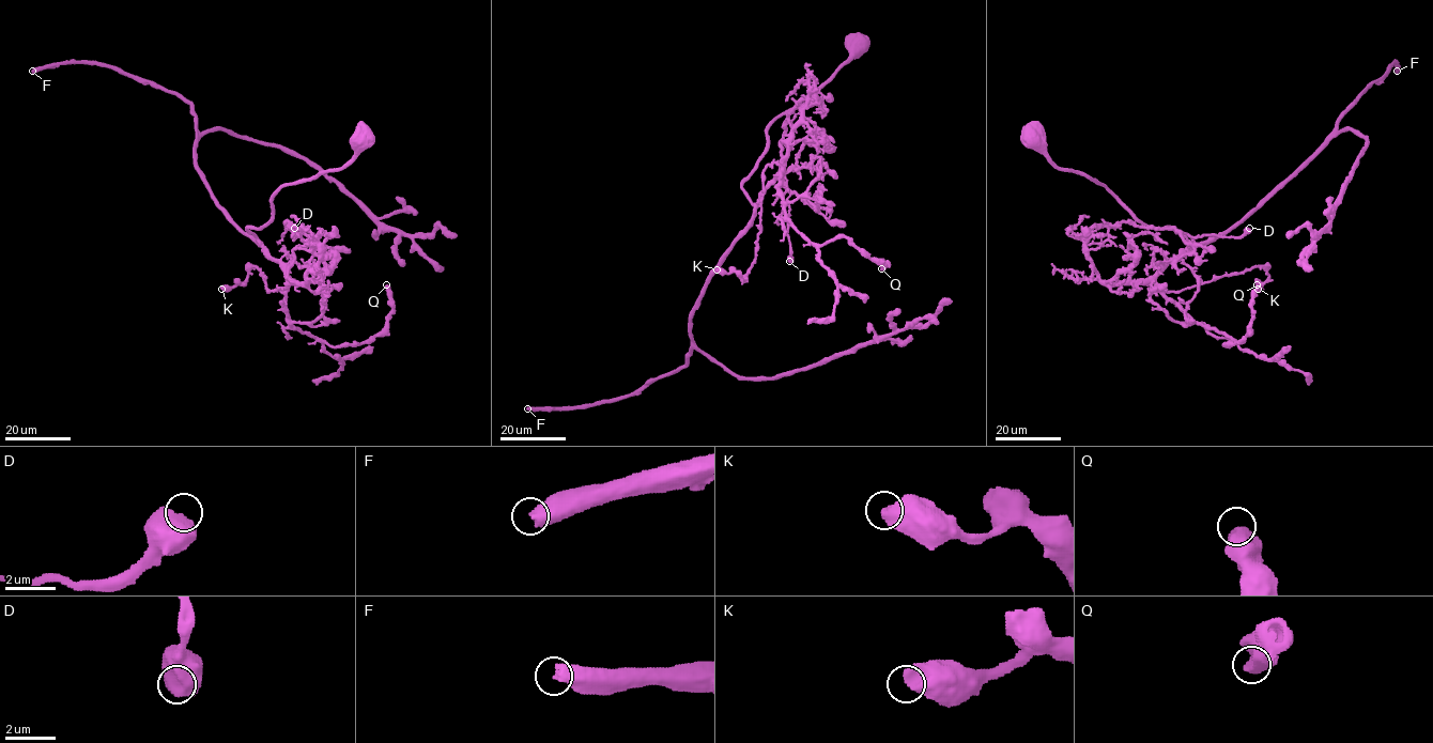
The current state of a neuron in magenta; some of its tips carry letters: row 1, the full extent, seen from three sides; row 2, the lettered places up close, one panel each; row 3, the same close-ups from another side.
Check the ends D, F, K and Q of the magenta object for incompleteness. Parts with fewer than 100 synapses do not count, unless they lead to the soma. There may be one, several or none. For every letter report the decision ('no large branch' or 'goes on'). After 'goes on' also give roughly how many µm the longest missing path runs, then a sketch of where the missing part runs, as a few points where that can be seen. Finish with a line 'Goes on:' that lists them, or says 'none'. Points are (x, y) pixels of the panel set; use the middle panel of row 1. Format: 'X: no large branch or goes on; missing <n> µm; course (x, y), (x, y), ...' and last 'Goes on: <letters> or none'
D: no large branch
F: goes on; missing 170 µm
K: no large branch
Q: no large branch
Goes on: F

